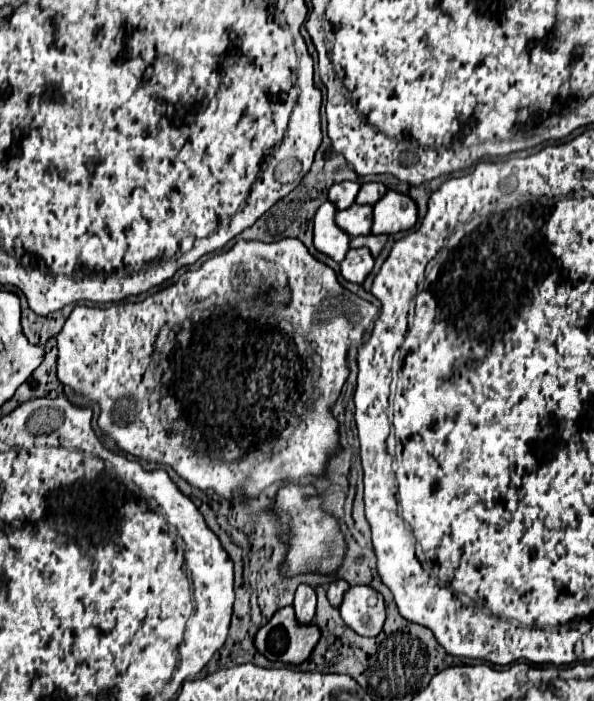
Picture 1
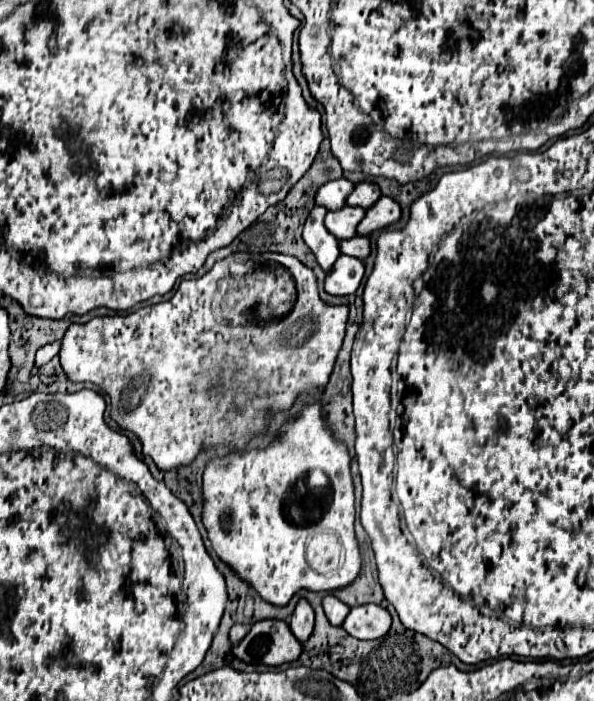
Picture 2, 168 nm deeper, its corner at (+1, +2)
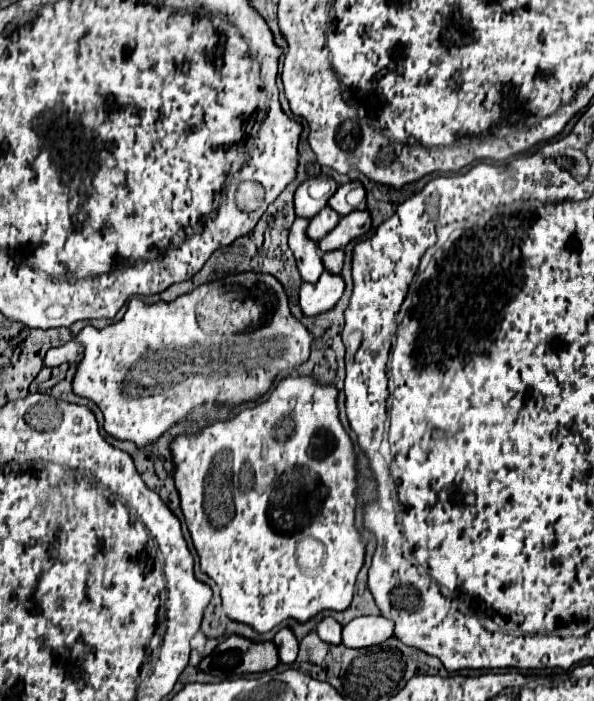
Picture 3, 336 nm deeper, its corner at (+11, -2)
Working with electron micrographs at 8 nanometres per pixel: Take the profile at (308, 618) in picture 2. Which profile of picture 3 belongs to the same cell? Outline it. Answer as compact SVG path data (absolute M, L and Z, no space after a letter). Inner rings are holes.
M282 628L282 630L276 634L274 644L278 646L278 656L280 656L280 662L282 662L282 664L292 664L292 662L296 660L298 640L296 640L296 636L294 636L288 628Z

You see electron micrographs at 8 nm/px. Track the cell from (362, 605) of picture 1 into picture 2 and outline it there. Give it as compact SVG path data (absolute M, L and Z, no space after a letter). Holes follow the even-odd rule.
M362 604L350 608L342 628L358 640L376 640L390 630L390 612L378 604Z

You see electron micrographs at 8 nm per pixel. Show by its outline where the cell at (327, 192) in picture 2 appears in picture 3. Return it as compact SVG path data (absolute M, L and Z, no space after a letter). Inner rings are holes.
M314 176L300 184L300 188L294 194L296 216L310 220L328 204L328 198L336 192L336 188L338 184L330 176Z

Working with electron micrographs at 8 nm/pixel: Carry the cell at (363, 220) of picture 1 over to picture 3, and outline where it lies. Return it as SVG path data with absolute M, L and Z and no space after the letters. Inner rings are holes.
M322 208L312 220L310 220L310 226L308 226L308 236L312 240L320 240L322 236L326 236L326 232L330 232L336 224L338 224L340 216L332 210L332 208Z

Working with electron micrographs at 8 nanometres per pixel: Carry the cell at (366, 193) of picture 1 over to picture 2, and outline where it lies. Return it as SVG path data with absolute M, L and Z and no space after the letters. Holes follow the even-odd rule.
M358 182L352 196L348 196L346 204L348 206L362 206L362 208L370 208L378 198L382 196L378 184L372 182Z

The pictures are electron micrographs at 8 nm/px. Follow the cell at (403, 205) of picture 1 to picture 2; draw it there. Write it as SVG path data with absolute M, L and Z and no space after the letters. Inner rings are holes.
M382 196L378 200L378 204L374 204L372 208L366 210L364 220L358 224L358 234L368 236L374 230L382 230L386 226L392 226L392 224L400 222L400 218L402 218L400 204L390 196Z

